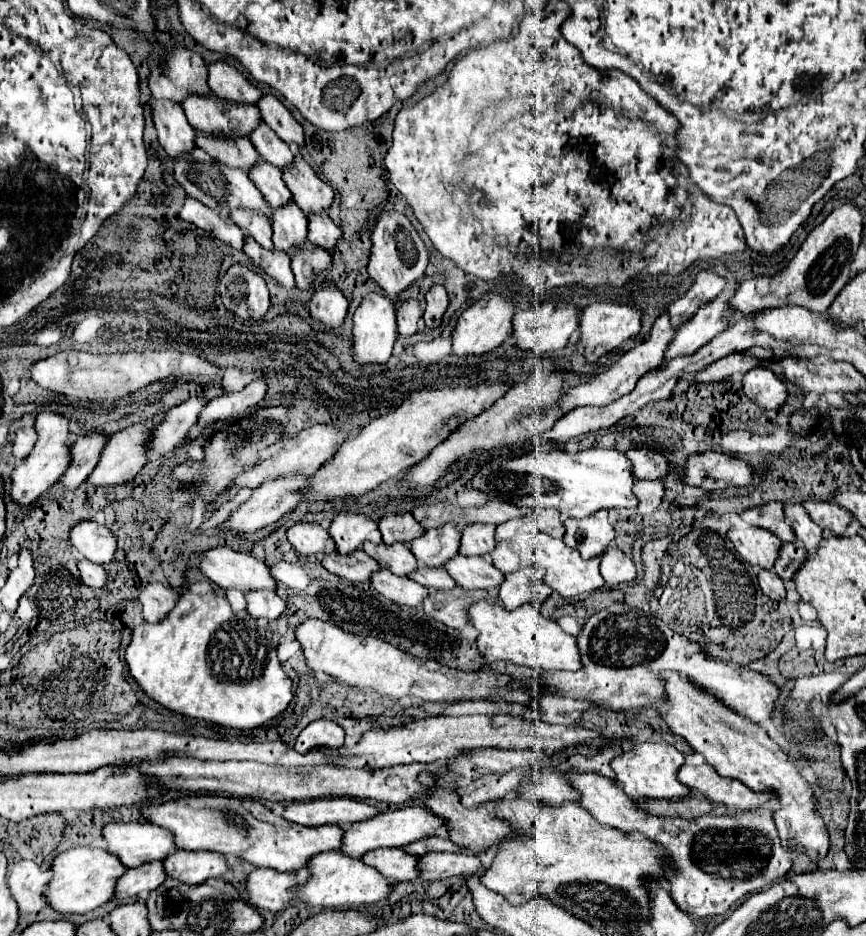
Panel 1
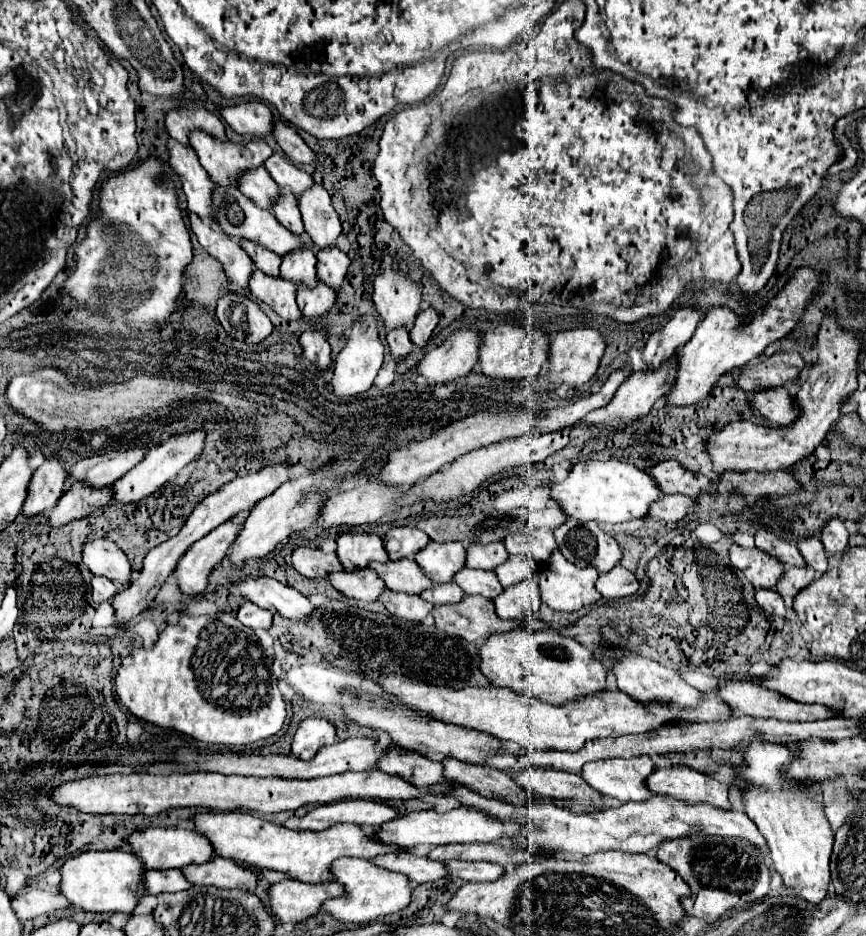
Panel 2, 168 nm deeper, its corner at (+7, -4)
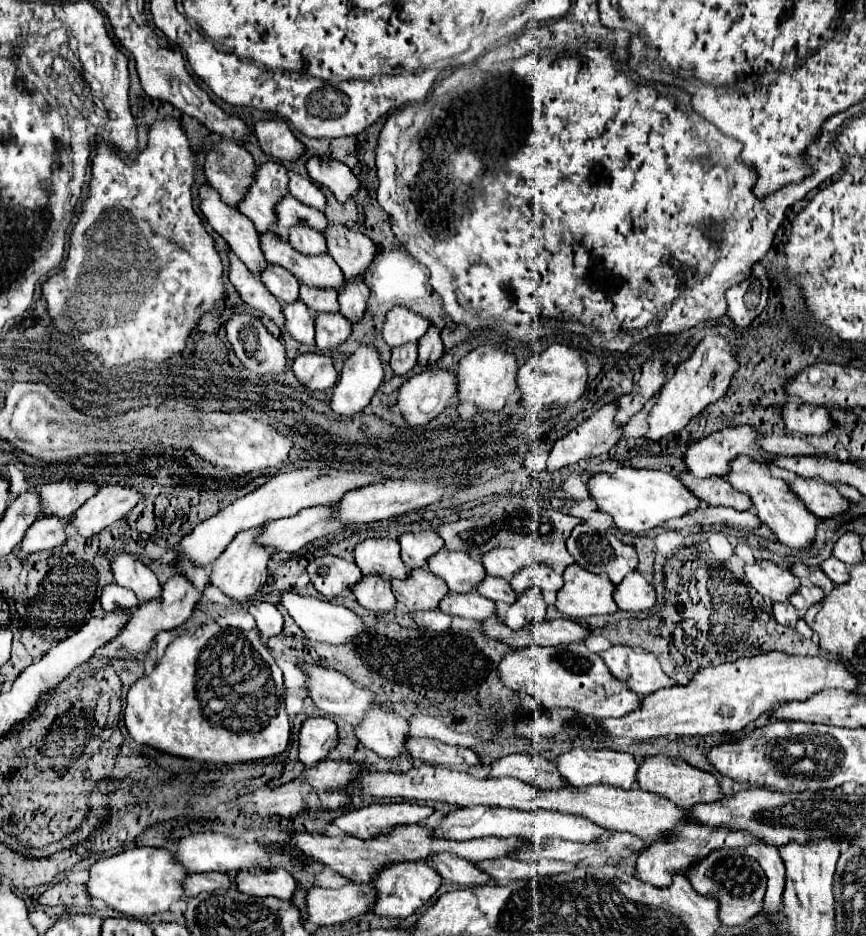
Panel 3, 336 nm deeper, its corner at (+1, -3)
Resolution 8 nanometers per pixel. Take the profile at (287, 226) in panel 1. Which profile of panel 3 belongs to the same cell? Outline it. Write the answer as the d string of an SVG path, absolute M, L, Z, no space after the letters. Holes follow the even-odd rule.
M301 288L299 300L311 310L313 316L319 312L339 312L337 294L333 292L313 292L311 288Z

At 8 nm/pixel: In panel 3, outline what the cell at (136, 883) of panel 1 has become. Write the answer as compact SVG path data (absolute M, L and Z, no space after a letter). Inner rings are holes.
M219 872L191 874L191 876L185 878L187 896L197 896L201 892L213 892L213 890L219 890L219 888L237 888L237 886L227 874L219 874Z

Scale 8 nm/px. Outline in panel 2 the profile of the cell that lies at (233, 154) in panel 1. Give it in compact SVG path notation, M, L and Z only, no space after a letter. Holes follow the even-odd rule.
M255 167L255 169L247 169L239 175L237 179L237 187L241 193L245 193L247 197L251 197L255 201L255 205L269 209L269 205L273 203L273 199L279 195L279 187L275 185L275 181L271 181L271 175L267 173L265 167Z

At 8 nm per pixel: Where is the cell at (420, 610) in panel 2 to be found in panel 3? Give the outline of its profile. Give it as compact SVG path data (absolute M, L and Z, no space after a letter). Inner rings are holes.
M437 610L437 612L415 612L413 620L421 628L435 630L435 632L445 632L451 626L451 616L445 616L441 610Z

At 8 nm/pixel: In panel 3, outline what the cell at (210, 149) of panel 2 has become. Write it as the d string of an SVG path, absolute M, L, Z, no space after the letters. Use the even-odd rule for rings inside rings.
M267 162L257 168L253 188L249 188L245 200L239 204L239 210L255 224L257 232L279 234L275 226L277 224L275 208L289 192L287 182L289 182L287 170L279 162Z

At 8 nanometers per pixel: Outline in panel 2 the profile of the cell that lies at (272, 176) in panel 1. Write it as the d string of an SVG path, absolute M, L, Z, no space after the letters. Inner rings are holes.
M279 191L279 197L271 203L271 213L291 233L295 233L295 235L305 233L303 221L301 221L301 215L299 215L299 209L297 209L297 199L295 199L293 193Z

